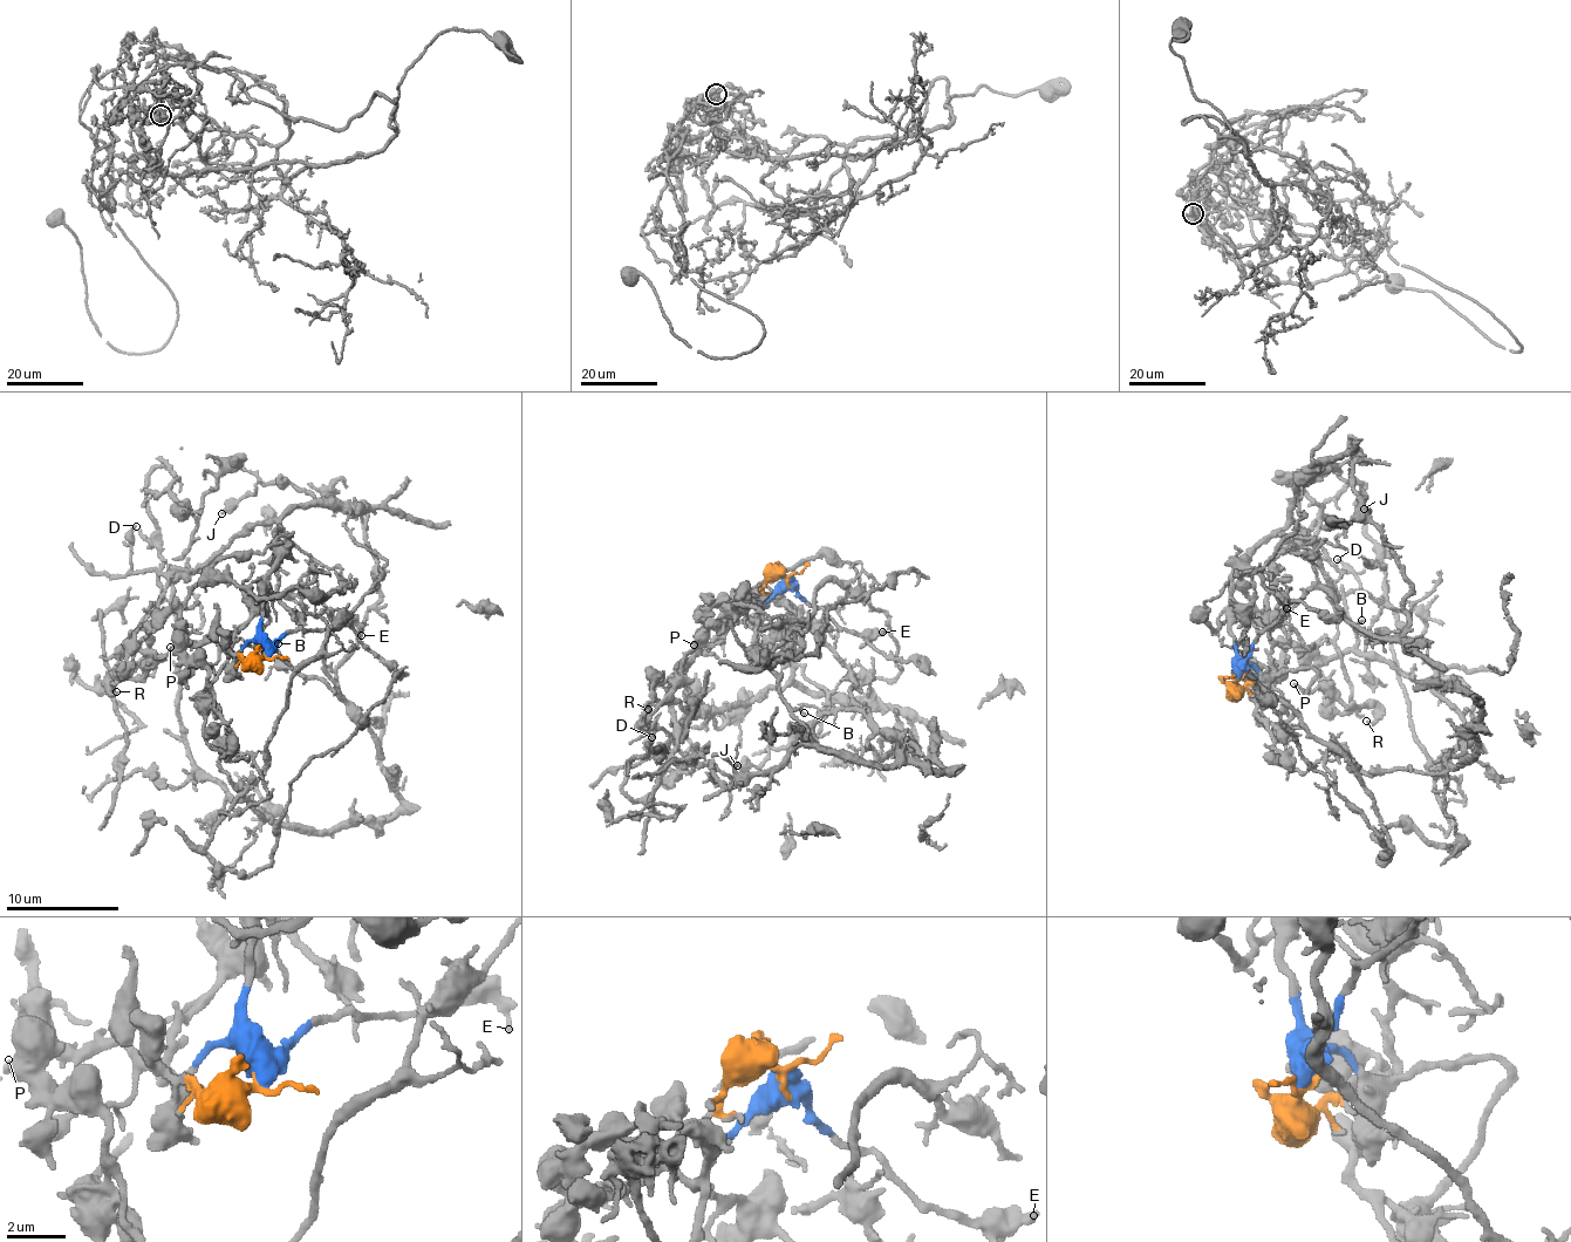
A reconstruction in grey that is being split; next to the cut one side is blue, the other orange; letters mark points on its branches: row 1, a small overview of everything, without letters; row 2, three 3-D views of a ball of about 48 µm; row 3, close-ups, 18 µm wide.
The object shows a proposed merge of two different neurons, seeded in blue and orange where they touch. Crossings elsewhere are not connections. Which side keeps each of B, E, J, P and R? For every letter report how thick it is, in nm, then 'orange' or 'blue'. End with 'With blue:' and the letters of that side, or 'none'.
B: 140 nm | blue
E: 240 nm | blue
J: 400 nm | blue
P: 160 nm | orange
R: 190 nm | orange
With blue: B, E, J

